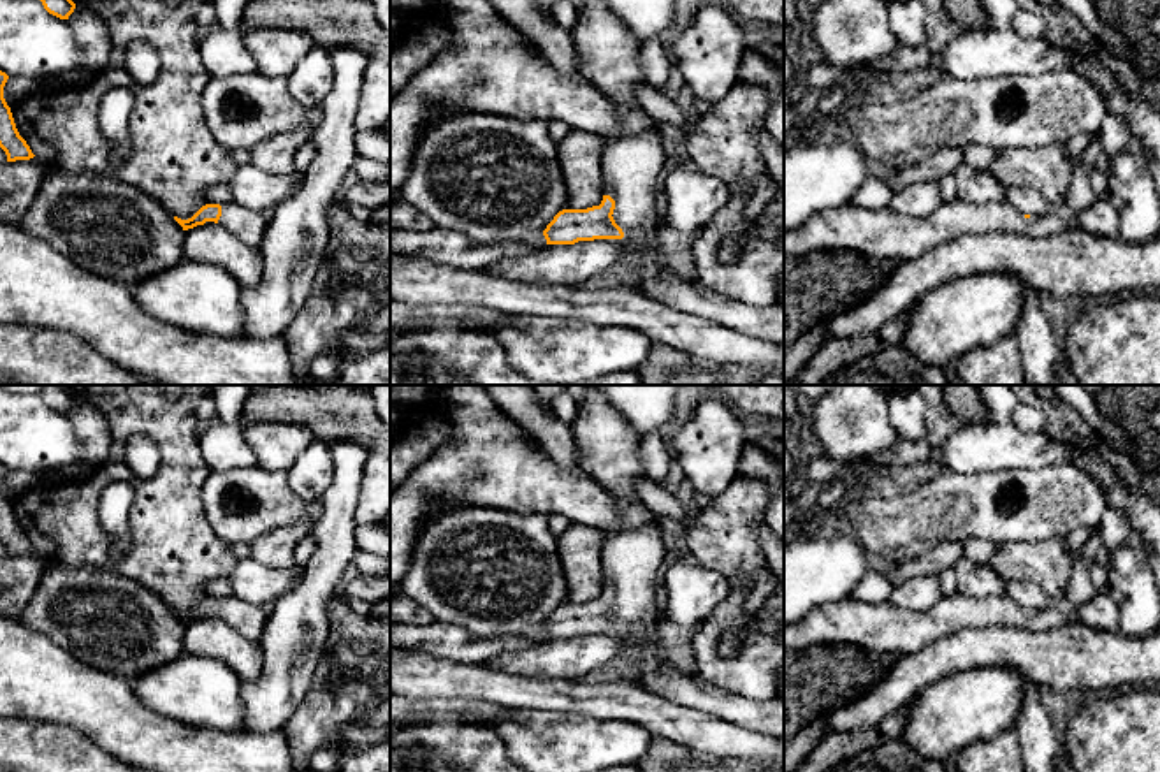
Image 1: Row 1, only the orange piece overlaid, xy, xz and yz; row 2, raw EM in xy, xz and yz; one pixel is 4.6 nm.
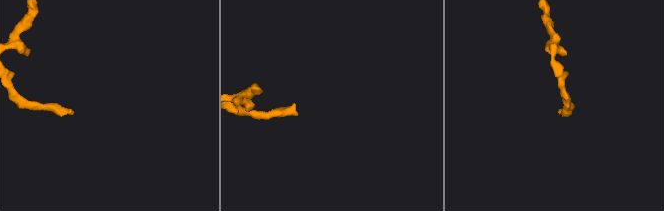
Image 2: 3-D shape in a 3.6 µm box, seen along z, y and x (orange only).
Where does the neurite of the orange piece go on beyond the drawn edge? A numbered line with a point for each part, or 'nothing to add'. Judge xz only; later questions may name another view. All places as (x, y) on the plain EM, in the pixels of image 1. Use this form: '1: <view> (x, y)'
1: xz (633, 560)

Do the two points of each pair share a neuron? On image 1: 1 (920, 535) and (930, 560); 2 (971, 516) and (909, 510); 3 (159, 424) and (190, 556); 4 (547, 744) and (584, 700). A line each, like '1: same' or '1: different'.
1: different
2: same
3: same
4: different

